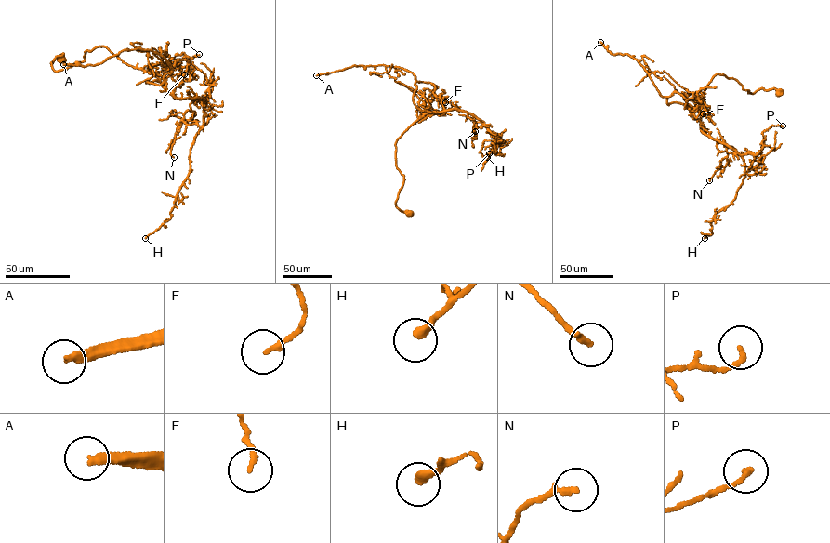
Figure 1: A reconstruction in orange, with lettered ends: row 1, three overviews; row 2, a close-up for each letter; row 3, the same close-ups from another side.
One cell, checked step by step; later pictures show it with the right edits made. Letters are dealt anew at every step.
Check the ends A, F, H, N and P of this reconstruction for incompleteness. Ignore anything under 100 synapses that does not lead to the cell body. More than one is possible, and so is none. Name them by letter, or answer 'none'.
A

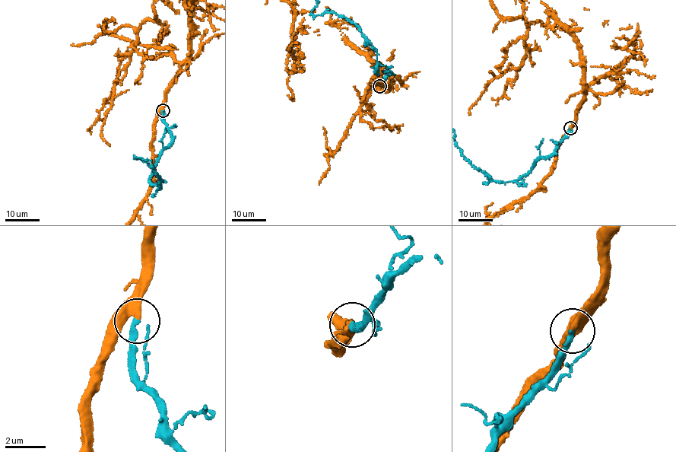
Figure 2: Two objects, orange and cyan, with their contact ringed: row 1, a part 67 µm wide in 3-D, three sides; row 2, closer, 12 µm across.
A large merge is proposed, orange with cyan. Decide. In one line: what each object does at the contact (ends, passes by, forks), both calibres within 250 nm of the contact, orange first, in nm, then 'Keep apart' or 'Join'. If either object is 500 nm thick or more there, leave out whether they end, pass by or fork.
At the ring orange ends. At the ring cyan ends. Thickness 480 nm (orange) against 260 nm. Join

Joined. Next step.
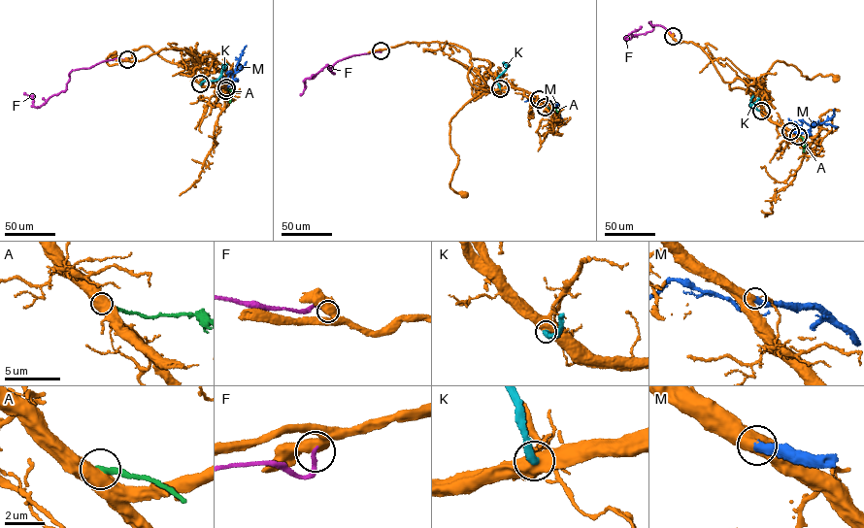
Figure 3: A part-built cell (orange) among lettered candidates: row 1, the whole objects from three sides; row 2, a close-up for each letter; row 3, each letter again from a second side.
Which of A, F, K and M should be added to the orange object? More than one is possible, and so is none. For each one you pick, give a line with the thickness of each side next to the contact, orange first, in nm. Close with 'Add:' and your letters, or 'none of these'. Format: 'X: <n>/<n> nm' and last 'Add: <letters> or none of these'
M: 650/480 nm
Add: M

